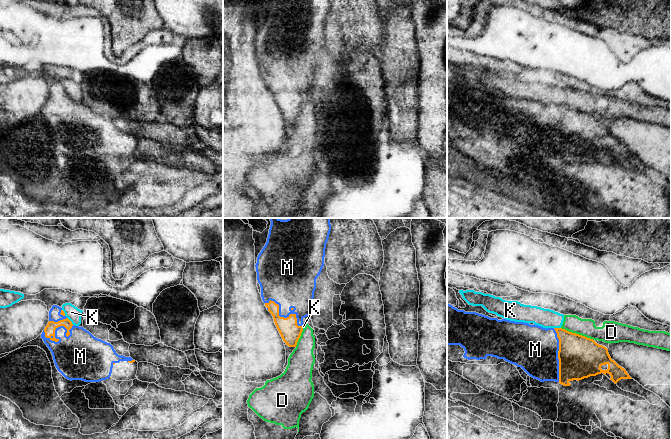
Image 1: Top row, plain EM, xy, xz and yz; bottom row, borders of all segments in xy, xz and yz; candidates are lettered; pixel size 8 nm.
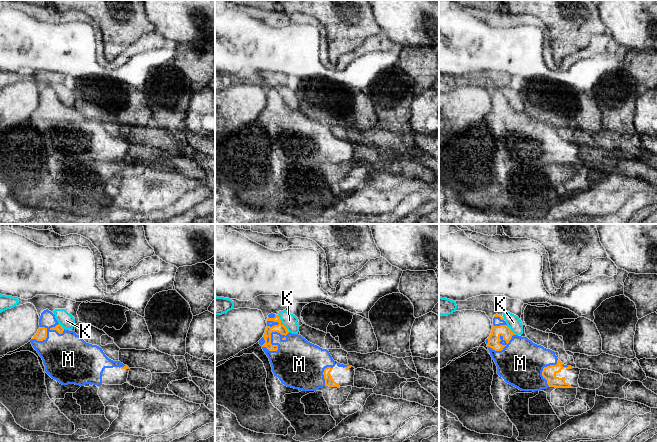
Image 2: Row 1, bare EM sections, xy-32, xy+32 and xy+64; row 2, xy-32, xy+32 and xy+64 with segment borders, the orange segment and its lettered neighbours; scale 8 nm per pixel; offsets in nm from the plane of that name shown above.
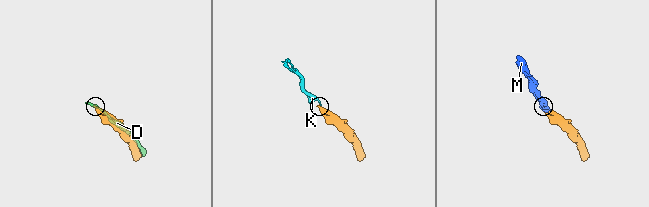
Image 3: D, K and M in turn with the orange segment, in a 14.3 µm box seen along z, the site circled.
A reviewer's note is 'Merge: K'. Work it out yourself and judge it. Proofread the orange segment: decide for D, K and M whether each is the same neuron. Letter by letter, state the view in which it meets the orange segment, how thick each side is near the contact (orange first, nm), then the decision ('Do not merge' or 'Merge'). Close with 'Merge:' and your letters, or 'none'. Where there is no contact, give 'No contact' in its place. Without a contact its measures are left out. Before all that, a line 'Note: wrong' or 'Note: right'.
Note: wrong
D: Touches orange in yz. Thickness 340 nm (orange) against 160 nm. Do not merge
K: Touches orange in xy. Thickness 90 nm (orange) against 110 nm. Do not merge
M: Touches orange in xy. Thickness 90 nm (orange) against 320 nm. Merge
Merge: M

